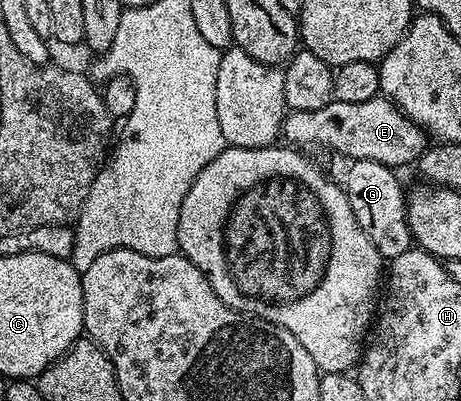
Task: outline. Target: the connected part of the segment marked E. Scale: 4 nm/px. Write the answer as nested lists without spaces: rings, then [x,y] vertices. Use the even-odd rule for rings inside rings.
[[[380,95],[366,103],[342,103],[333,99],[318,111],[289,112],[283,119],[282,137],[292,147],[321,145],[352,161],[374,159],[393,167],[419,162],[430,144],[429,134],[421,126]]]

